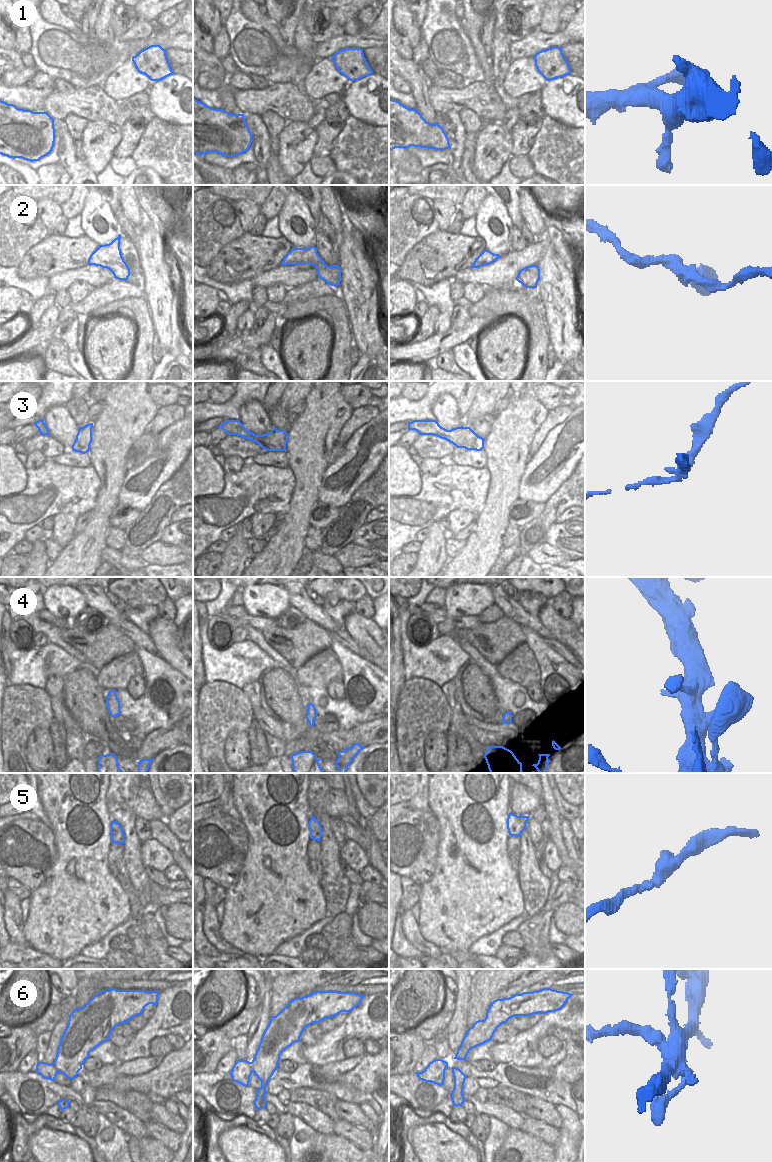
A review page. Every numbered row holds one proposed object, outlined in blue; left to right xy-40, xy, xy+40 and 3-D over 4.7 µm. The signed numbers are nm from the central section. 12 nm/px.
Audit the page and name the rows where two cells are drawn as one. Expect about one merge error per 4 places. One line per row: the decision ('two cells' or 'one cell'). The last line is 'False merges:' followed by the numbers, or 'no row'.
1: one cell
2: one cell
3: one cell
4: one cell
5: one cell
6: one cell
False merges: no row

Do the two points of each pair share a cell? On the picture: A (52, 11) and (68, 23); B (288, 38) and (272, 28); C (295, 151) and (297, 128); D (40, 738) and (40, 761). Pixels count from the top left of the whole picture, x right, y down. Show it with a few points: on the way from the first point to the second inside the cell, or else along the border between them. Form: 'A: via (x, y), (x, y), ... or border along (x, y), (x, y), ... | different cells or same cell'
A: via (56, 15), (64, 20) | same cell
B: border along (278, 25), (281, 39), (286, 44) | different cells
C: via (288, 149), (286, 143), (294, 135) | same cell
D: via (40, 744), (40, 755) | same cell

